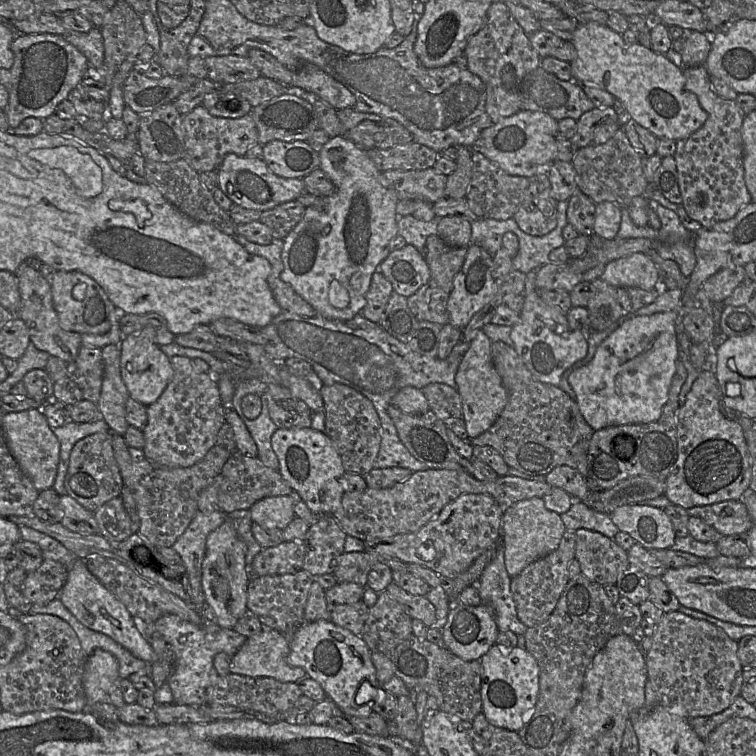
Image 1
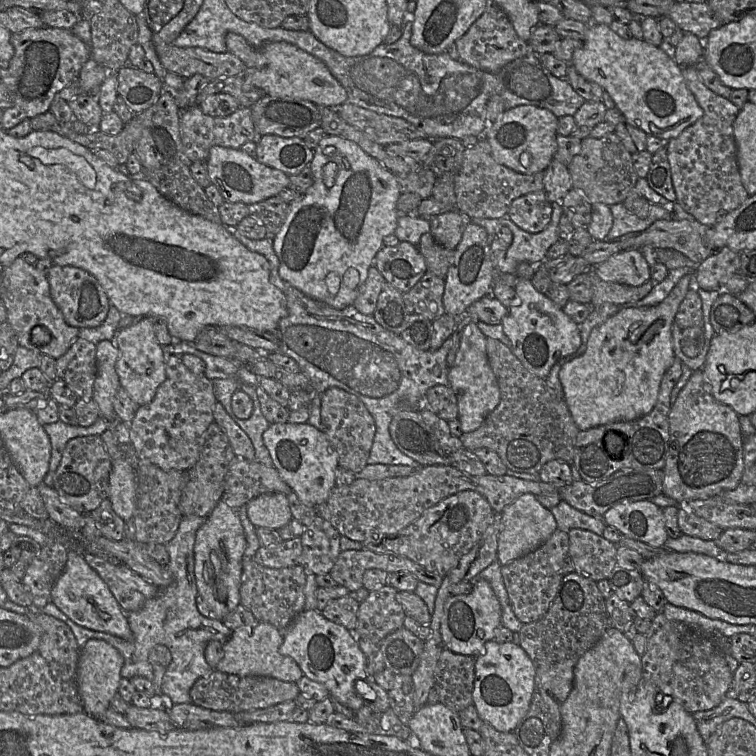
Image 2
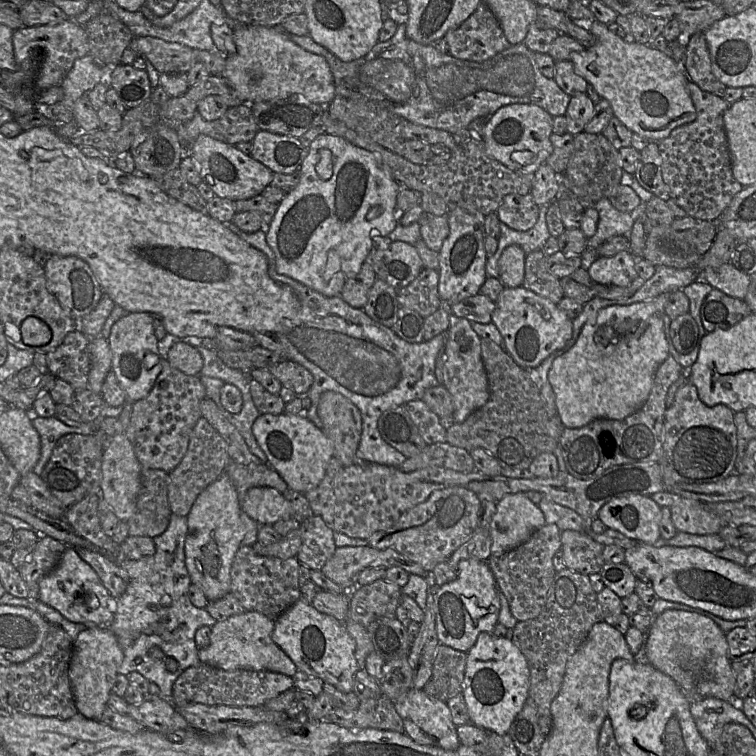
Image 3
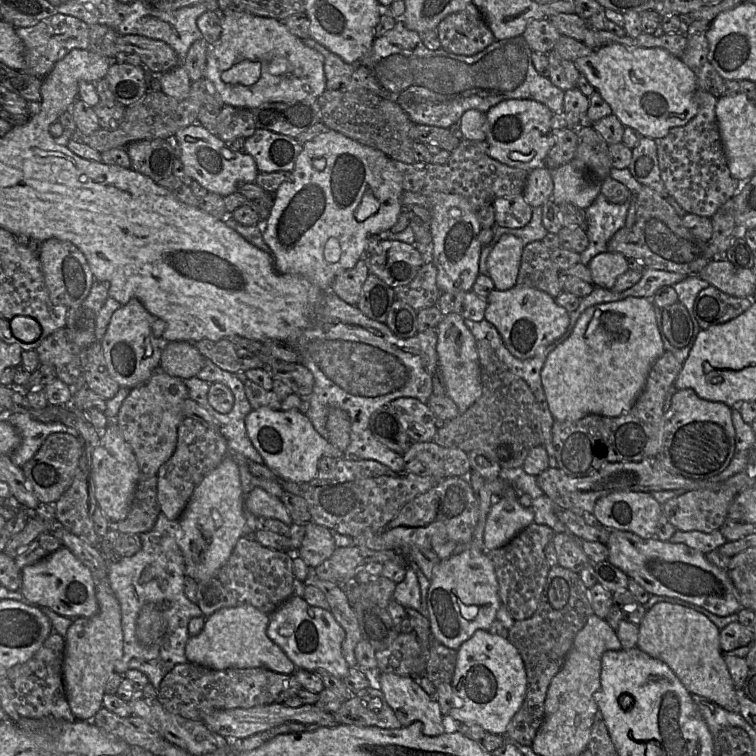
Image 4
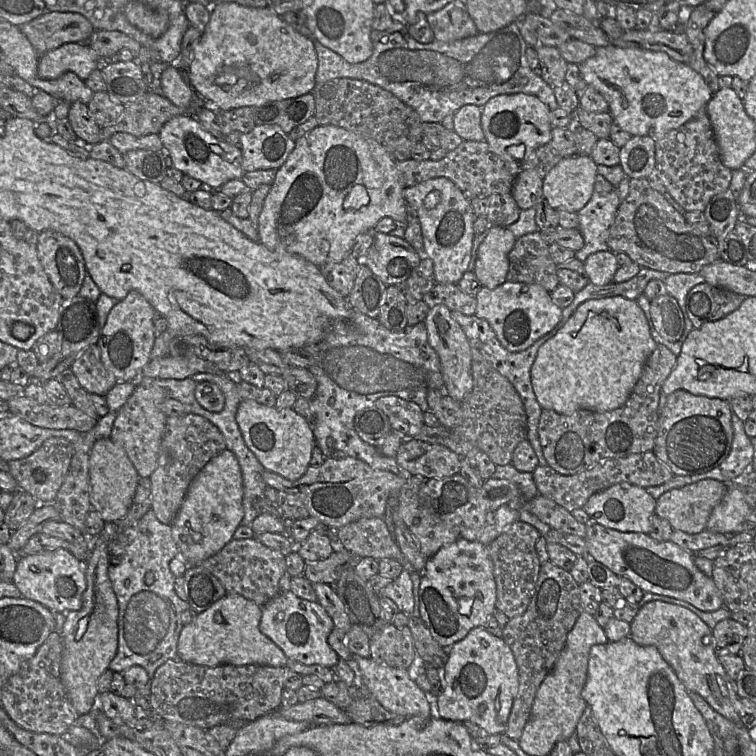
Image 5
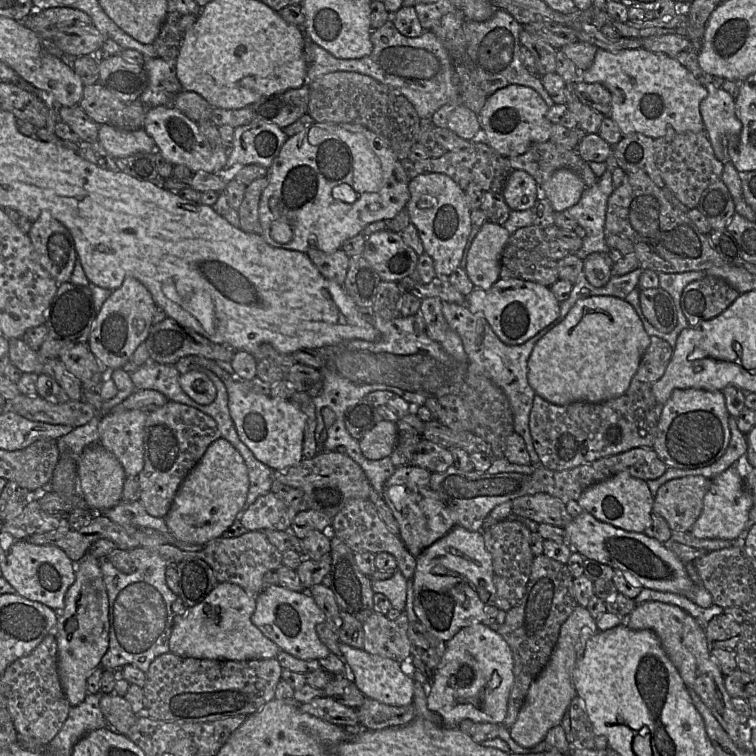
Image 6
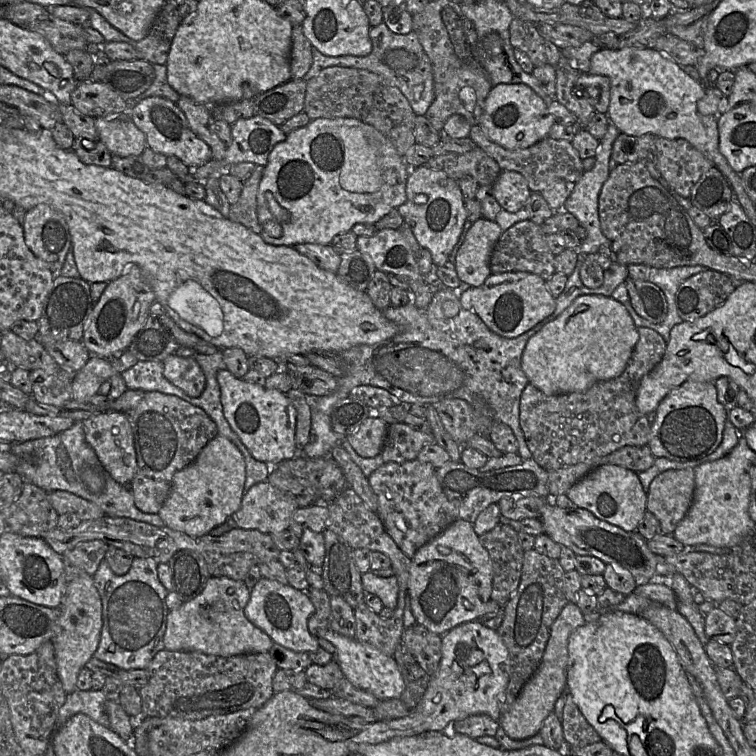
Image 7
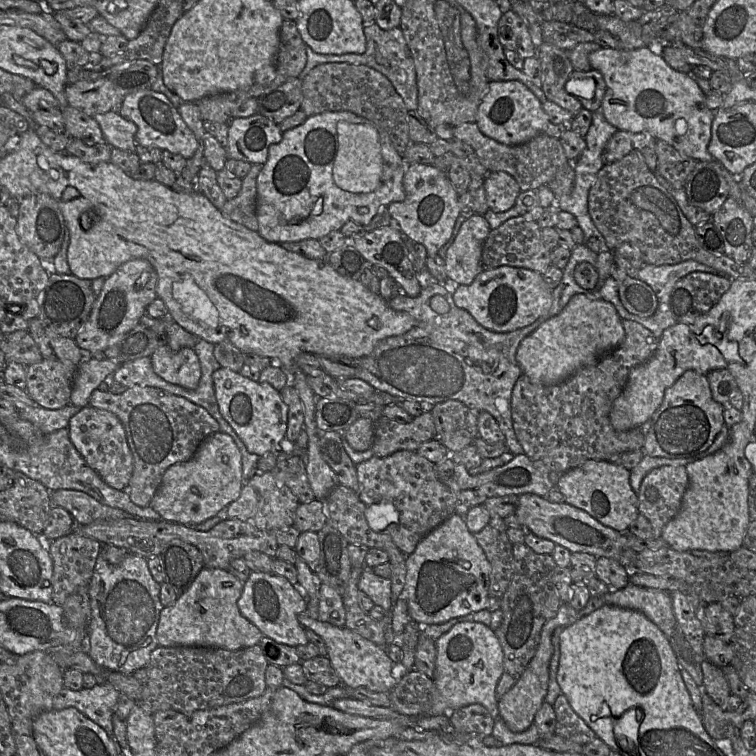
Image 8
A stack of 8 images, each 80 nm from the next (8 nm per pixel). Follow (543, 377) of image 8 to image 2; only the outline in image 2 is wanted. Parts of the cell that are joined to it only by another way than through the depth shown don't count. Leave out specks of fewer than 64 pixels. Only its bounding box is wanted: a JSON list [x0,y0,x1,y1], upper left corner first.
[558,272,694,431]

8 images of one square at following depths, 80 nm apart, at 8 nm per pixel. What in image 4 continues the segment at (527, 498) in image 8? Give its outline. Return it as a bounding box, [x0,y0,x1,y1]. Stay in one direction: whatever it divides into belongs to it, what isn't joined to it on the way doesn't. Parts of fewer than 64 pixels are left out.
[607,530,742,616]

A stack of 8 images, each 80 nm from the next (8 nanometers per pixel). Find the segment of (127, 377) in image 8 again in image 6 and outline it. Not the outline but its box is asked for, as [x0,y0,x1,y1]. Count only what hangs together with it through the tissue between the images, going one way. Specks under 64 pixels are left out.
[130,360,197,407]

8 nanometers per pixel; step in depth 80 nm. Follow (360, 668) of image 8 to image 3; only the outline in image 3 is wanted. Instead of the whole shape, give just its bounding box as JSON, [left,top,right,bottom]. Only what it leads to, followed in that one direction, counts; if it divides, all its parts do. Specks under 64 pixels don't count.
[394,688,461,751]

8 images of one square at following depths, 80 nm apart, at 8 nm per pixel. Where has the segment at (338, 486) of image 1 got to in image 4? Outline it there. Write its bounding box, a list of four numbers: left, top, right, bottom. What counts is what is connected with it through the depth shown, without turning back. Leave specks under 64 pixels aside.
[245,409,344,482]

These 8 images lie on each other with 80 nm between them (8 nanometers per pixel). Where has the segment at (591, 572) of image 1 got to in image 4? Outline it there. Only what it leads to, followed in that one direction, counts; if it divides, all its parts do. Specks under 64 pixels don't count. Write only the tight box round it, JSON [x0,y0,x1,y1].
[551,531,591,573]

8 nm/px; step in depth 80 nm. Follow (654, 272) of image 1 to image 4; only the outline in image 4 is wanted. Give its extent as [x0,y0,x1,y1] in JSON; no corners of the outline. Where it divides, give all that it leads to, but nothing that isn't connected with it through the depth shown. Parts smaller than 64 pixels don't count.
[587,251,630,289]

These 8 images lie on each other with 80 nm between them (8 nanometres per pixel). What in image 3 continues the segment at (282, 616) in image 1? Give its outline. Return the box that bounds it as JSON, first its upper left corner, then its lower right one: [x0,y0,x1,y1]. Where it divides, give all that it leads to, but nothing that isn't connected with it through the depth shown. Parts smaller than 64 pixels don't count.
[230,545,301,620]

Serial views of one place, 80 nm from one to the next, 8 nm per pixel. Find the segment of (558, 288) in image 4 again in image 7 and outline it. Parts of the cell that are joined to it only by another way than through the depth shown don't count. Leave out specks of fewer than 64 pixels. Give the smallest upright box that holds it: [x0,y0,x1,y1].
[490,219,556,281]

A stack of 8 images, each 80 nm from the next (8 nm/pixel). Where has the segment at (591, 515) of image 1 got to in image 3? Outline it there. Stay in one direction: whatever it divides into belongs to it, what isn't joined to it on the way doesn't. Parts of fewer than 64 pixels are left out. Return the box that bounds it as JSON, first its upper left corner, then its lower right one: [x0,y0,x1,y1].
[538,495,591,532]

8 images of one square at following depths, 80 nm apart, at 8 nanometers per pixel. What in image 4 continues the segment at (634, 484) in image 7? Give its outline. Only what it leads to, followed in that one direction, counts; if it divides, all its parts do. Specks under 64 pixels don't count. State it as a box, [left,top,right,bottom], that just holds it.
[593,491,661,538]

